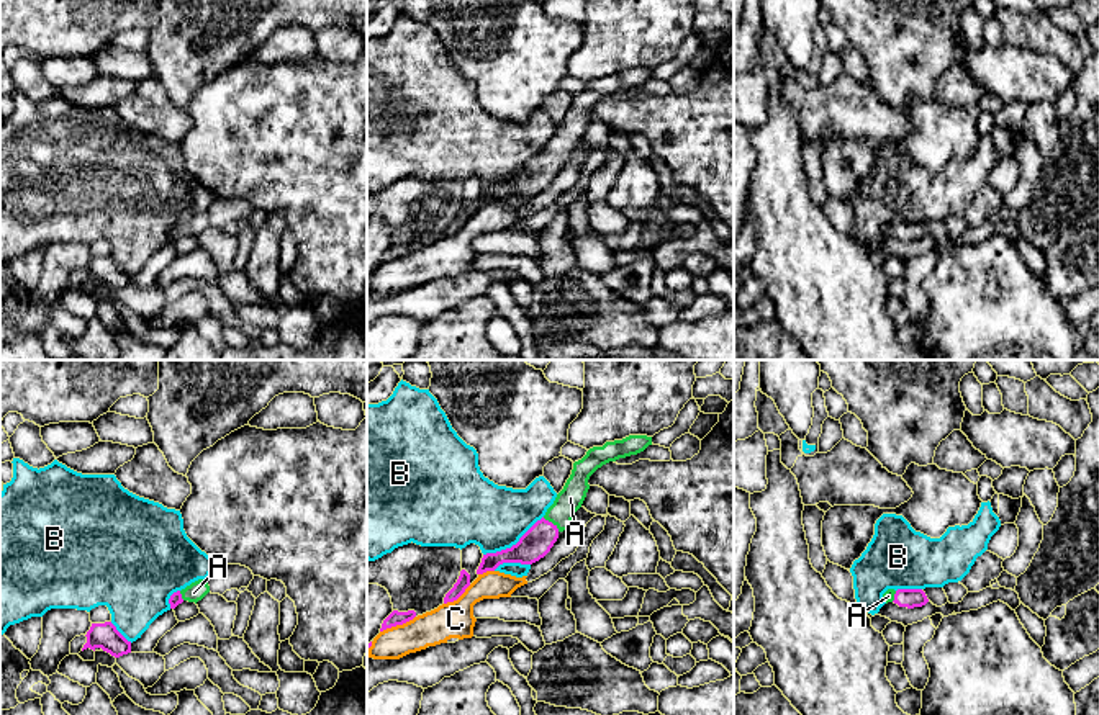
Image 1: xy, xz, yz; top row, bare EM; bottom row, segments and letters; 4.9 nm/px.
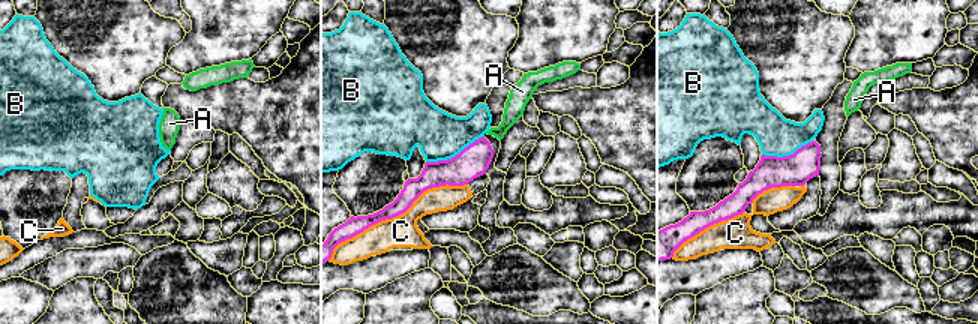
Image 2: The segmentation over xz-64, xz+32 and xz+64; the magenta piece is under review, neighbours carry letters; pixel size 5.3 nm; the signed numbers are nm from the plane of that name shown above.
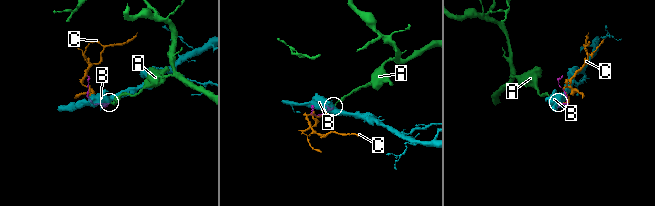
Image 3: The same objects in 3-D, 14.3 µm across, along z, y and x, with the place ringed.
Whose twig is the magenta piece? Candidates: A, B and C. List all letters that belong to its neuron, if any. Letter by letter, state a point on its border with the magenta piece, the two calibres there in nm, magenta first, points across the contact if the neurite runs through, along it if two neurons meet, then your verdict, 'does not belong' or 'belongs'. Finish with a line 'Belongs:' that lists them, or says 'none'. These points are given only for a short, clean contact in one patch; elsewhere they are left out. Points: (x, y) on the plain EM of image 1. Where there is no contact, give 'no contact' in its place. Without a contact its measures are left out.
A: xz (551, 156) | 150/120 nm | across xz (539, 172), (551, 156), (570, 131) | belongs
B: xz (513, 179) | 150/320 nm | does not belong
C: xz (397, 257) | 70/170 nm | does not belong
Belongs: A

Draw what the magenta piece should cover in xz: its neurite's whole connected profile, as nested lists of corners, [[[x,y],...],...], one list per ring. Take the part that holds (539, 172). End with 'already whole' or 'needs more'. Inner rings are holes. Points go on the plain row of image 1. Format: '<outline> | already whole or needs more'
[[[629,69],[622,74],[590,82],[581,93],[573,97],[570,111],[545,149],[511,182],[483,188],[477,208],[495,205],[503,196],[532,198],[544,191],[557,175],[559,167],[568,162],[575,146],[581,141],[590,123],[590,110],[603,98],[637,88],[649,79],[652,79],[652,70]]] | needs more

